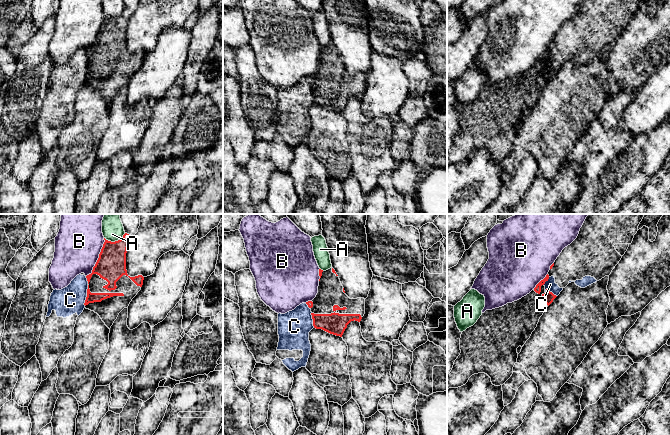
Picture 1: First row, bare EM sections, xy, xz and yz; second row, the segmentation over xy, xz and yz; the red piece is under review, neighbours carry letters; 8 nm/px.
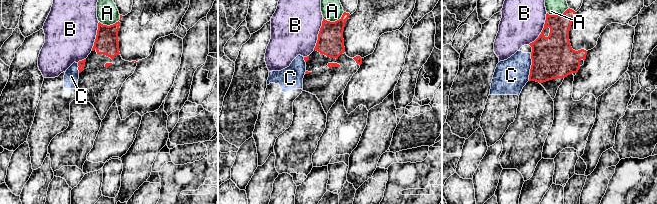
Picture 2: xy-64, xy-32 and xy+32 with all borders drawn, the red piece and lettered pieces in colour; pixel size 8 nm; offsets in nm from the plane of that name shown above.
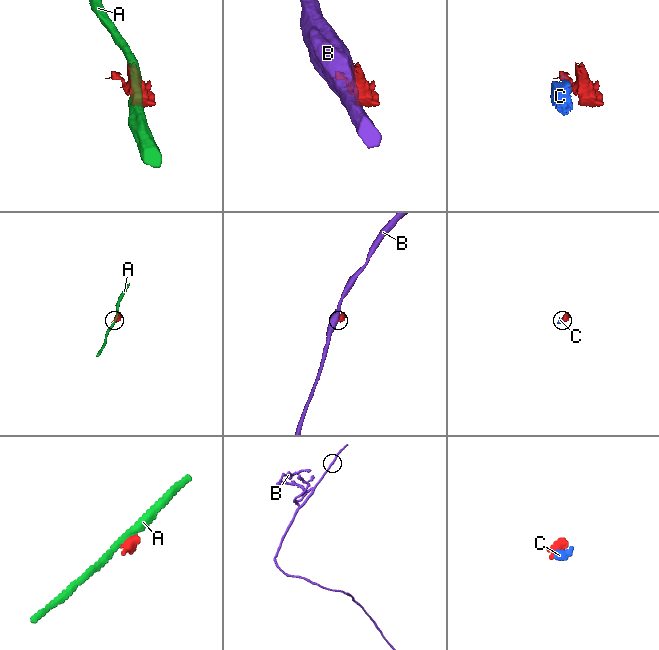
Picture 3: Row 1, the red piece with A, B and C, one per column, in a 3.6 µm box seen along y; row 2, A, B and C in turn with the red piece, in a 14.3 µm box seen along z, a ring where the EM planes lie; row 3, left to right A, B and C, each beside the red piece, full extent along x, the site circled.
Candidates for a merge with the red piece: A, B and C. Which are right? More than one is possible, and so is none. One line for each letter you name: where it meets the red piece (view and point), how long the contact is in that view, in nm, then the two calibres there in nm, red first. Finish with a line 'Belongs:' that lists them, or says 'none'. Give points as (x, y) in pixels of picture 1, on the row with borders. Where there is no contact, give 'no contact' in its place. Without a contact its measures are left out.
Belongs: none

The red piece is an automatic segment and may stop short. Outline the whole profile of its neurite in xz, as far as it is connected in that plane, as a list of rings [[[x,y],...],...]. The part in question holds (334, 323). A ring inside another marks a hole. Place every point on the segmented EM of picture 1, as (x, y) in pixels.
[[[333,268],[326,271],[319,269],[318,293],[312,301],[306,302],[311,309],[313,326],[330,334],[342,337],[347,325],[351,321],[360,322],[365,314],[365,299],[350,299],[344,291],[338,275]]]

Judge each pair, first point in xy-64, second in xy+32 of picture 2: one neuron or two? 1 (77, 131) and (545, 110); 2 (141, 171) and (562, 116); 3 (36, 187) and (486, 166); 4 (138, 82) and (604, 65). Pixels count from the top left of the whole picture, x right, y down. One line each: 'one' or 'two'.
1: one
2: two
3: one
4: one

